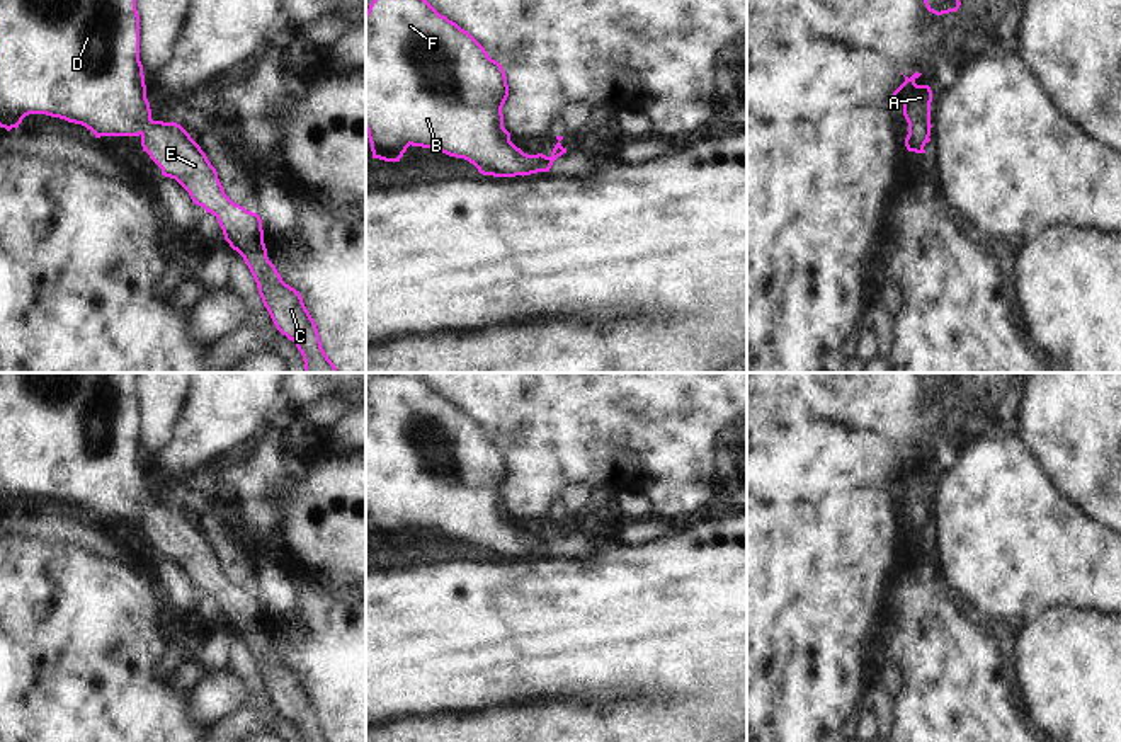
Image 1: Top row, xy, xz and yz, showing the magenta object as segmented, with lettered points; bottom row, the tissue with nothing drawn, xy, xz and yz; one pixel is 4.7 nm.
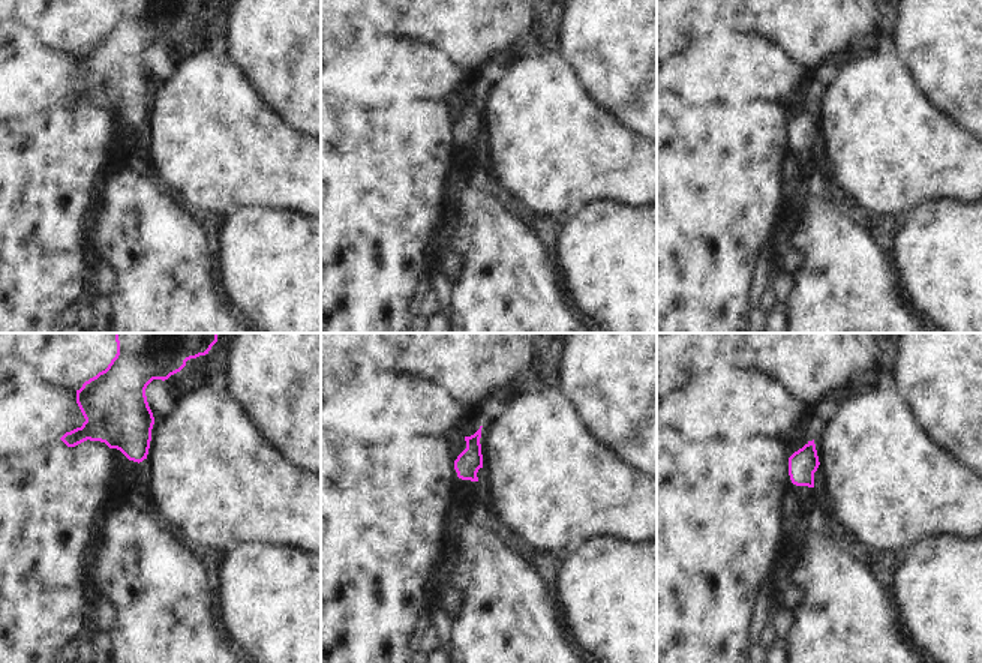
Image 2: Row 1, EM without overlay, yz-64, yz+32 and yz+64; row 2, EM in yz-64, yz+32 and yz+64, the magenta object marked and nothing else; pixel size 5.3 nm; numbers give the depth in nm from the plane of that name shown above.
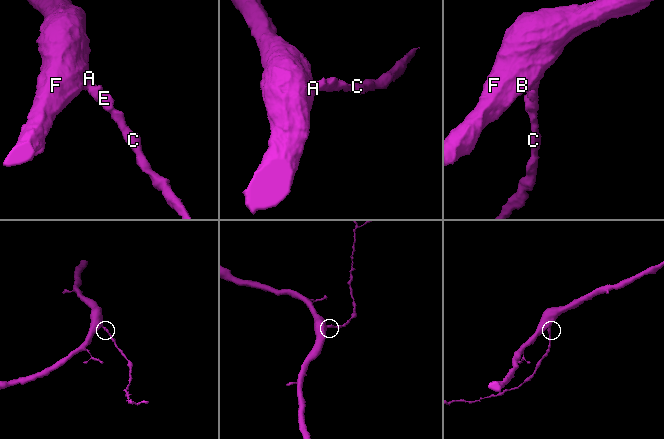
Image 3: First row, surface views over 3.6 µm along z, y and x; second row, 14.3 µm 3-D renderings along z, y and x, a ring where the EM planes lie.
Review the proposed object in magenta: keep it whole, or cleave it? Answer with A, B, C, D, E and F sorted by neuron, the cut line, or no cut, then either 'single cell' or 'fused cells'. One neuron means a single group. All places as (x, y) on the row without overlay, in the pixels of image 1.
A B C D E F | no cut | single cell

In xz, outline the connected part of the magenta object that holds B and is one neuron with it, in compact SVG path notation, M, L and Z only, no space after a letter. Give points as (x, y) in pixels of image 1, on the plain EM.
M391 373L378 374L371 383L366 393L366 512L371 524L373 539L384 543L400 543L407 529L422 528L435 529L449 538L464 539L473 545L480 555L493 558L515 558L515 556L531 556L538 553L549 553L553 543L566 534L566 529L561 528L563 517L556 517L558 524L555 526L549 538L538 534L527 536L510 522L510 514L504 509L502 488L509 478L507 458L502 446L488 437L485 429L456 403L449 402L446 397L441 397L424 378L417 373Z

